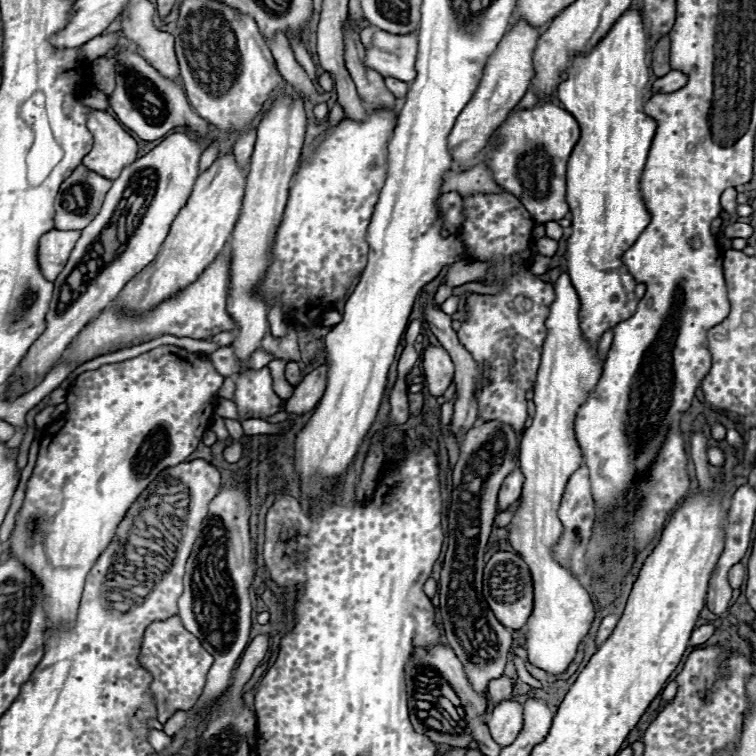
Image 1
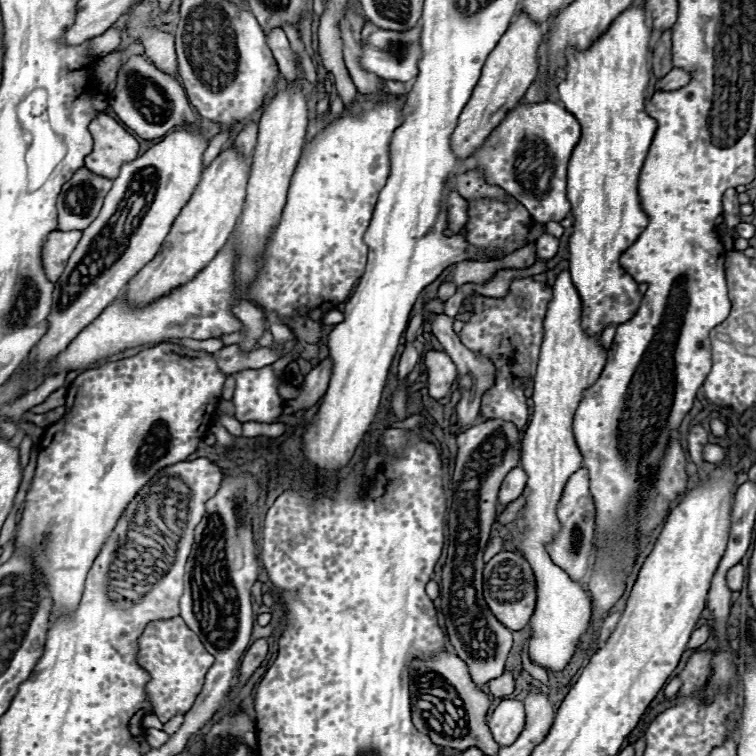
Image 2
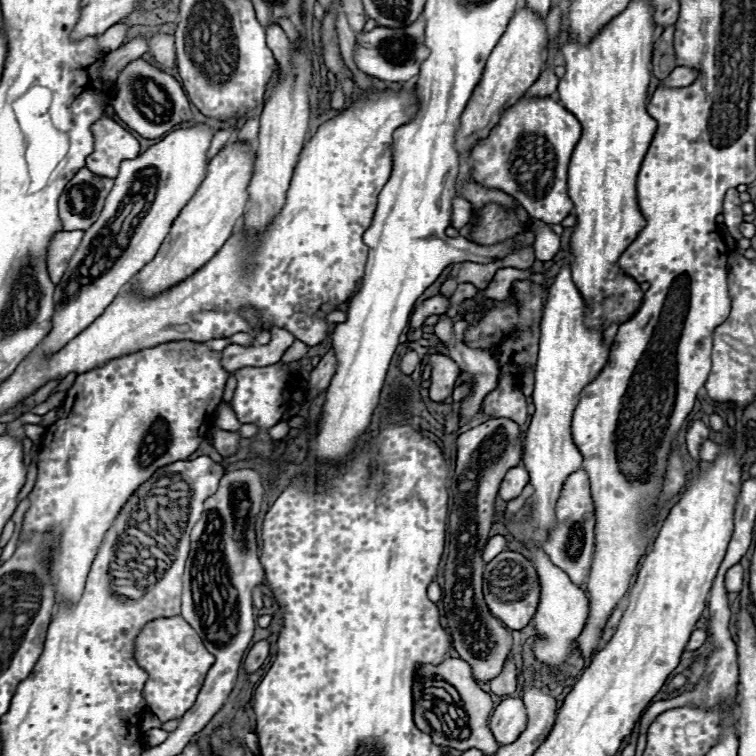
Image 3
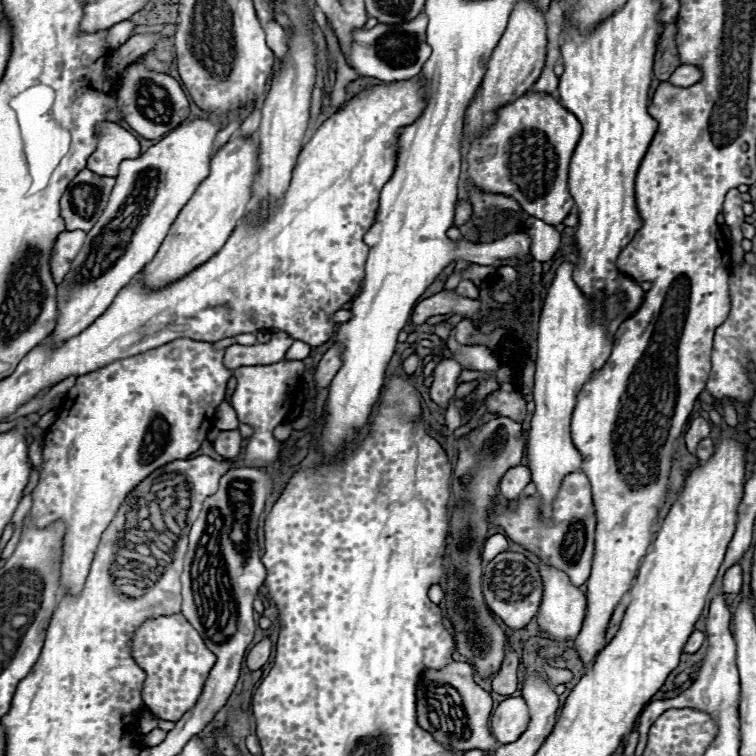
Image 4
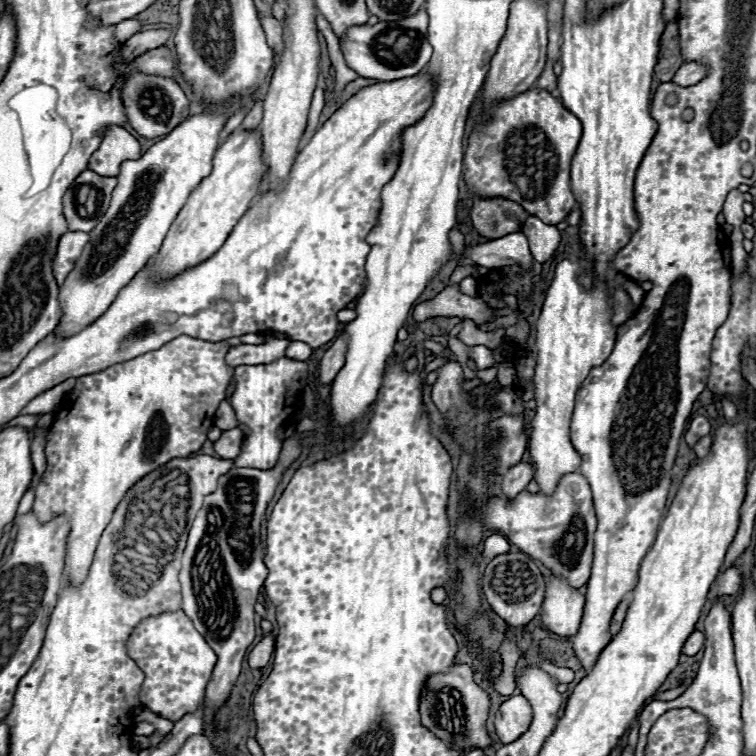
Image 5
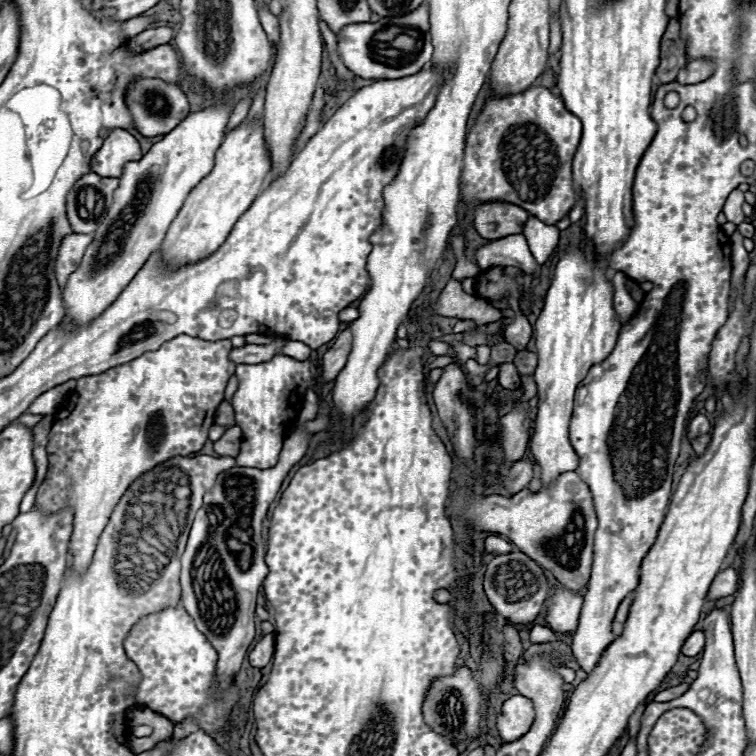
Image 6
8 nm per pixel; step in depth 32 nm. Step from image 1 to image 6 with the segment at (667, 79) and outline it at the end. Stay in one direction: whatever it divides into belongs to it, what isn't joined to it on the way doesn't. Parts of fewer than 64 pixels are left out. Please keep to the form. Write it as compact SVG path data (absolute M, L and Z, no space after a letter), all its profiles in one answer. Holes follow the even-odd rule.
M692 60L680 70L680 76L676 76L676 82L698 84L698 82L706 80L712 72L714 72L714 64L710 60Z

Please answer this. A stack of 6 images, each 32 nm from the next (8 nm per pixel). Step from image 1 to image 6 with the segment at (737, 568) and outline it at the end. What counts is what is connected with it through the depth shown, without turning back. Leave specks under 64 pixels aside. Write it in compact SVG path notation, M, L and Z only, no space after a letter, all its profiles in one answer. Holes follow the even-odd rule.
M726 568L726 570L722 570L722 572L714 578L714 582L712 582L712 586L710 586L708 600L718 600L718 598L722 598L722 596L734 594L736 588L738 588L738 584L740 584L740 576L738 576L738 570L736 570L736 568Z

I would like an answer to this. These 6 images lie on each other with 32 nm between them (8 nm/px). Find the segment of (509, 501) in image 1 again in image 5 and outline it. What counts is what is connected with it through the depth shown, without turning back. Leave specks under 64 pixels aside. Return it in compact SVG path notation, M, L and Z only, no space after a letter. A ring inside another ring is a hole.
M516 464L512 466L506 476L502 478L502 492L506 498L516 498L532 480L530 464Z

